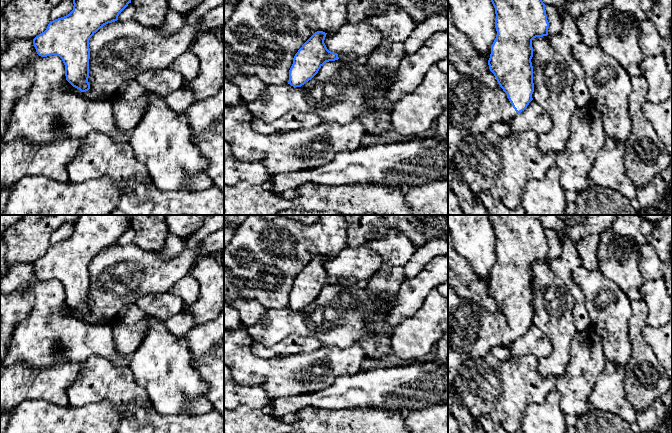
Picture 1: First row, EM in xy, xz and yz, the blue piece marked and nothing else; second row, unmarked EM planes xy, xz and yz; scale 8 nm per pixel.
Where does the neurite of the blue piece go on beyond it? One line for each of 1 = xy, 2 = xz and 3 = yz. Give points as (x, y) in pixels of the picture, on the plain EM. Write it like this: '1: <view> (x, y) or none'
1: none
2: none
3: yz (473, 331)

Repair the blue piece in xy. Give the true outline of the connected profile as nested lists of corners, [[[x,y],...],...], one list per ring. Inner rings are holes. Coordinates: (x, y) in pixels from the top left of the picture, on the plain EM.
[[[80,215],[73,223],[73,234],[66,240],[50,245],[46,254],[33,263],[41,281],[59,280],[65,289],[66,304],[81,316],[90,313],[90,262],[104,249],[118,244],[119,238],[131,227],[131,215]]]

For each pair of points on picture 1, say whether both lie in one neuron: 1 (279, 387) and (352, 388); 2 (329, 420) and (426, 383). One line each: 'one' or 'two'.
1: two
2: two

